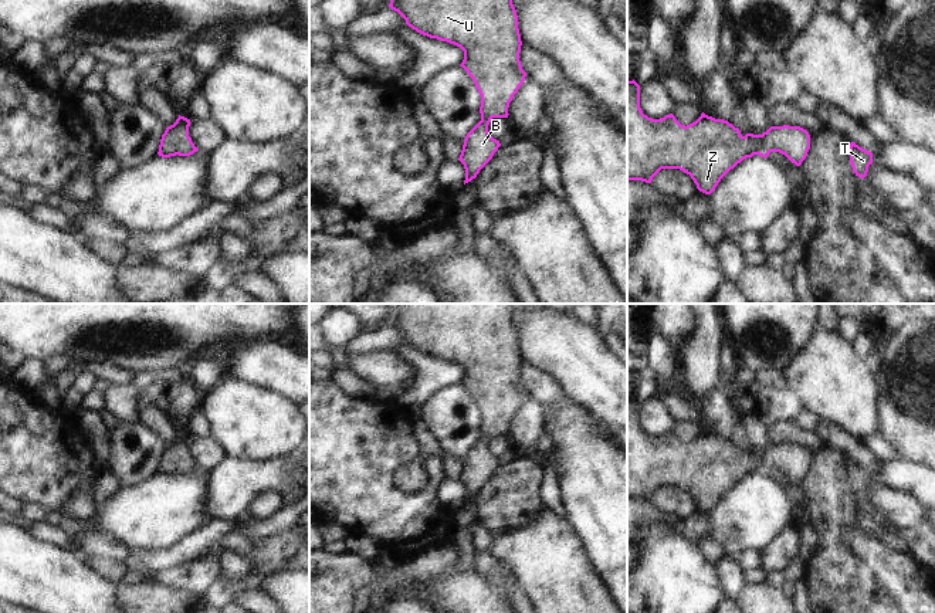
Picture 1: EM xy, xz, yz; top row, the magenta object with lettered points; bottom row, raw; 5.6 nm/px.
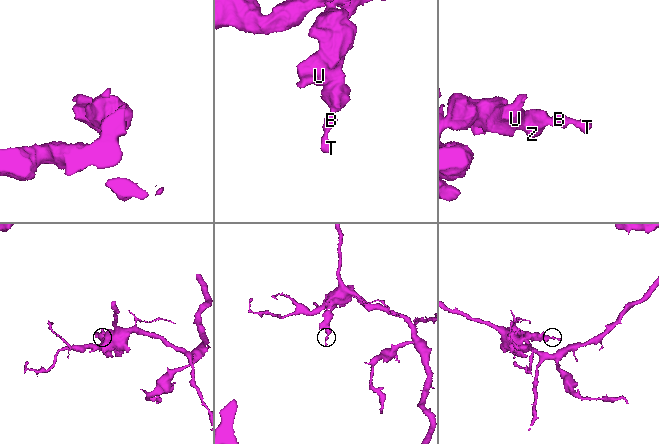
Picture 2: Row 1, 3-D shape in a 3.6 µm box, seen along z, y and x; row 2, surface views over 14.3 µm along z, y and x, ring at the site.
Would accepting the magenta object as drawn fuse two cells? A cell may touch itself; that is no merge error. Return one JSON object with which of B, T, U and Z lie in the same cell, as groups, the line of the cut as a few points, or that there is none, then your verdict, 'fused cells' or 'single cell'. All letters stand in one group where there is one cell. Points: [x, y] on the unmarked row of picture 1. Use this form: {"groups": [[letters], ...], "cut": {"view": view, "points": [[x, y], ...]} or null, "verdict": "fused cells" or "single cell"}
{"groups": [["B", "T", "U", "Z"]], "cut": null, "verdict": "single cell"}

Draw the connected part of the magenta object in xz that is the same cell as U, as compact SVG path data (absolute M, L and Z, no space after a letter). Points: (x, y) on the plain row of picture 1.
M394 304L389 325L397 329L409 345L464 369L463 385L481 413L481 438L467 451L458 478L464 482L464 502L477 495L501 464L488 450L492 436L508 436L508 424L526 390L519 379L521 352L512 322L514 304Z

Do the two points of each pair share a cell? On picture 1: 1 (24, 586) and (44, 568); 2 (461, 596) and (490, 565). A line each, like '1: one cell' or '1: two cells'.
1: one cell
2: two cells

